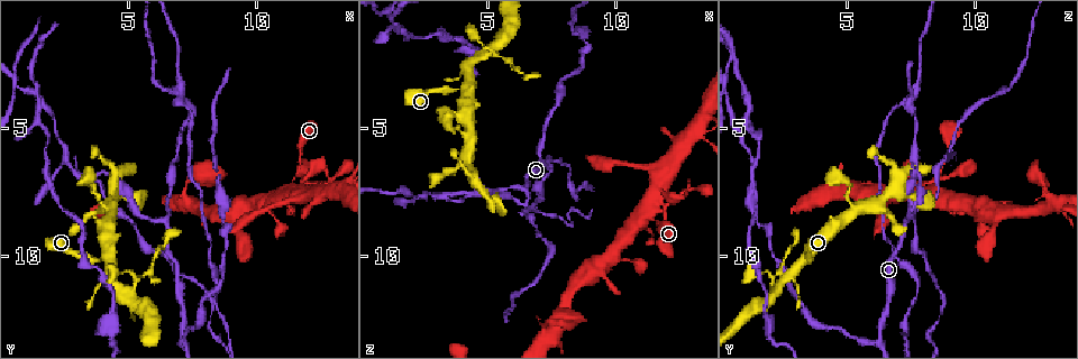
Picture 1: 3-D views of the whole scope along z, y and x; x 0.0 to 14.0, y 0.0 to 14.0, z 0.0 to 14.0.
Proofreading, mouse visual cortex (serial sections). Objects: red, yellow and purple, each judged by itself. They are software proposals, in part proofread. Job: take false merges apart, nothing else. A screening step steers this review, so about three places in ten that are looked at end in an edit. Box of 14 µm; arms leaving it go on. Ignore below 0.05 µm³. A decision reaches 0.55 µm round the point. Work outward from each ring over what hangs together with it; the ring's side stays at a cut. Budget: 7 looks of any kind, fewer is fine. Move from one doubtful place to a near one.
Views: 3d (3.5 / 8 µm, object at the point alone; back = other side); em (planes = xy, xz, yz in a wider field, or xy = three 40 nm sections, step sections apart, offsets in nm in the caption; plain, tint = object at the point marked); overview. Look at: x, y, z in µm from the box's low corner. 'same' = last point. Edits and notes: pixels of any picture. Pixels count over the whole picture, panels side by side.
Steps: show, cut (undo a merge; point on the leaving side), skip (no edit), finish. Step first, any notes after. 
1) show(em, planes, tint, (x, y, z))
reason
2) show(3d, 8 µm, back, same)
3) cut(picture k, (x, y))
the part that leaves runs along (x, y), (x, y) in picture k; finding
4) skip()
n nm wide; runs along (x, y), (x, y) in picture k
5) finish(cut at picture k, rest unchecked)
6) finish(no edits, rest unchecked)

show(3d, 3.5 µm, (4.1, 10.1, 3.4))
side arm on a straight run

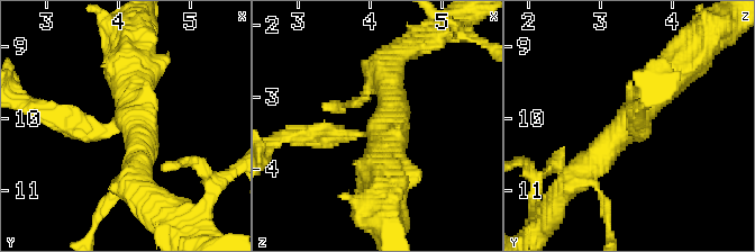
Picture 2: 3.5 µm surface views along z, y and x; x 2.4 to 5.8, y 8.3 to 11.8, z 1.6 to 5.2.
show(em, xy, step 1, tint, (4.05, 10.00, 3.45))
3 arms; arms of 300, 400, 500 nm

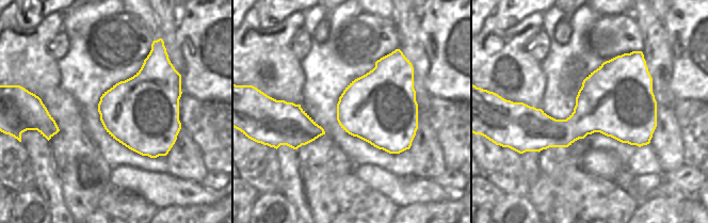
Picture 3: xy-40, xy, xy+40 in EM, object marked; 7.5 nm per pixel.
skip()
runs along (53, 116), (111, 129), (136, 105), (133, 63) in picture 2; continuous, no second cell

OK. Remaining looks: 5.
show(3d, 8 µm, (6.4, 8.7, 7.2))
a fork

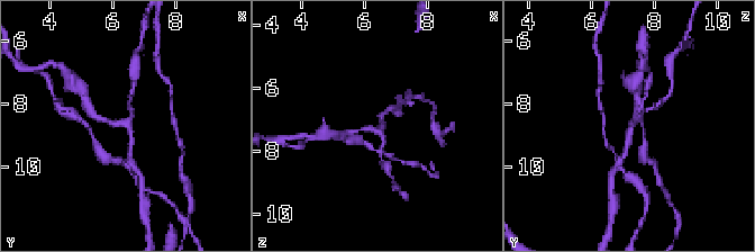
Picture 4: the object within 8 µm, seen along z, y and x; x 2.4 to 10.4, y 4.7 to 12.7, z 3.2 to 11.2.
show(em, xy, step 2, tint, (6.5, 8.7, 7.3))
3 arms; arms of 150, 150, 200 nm

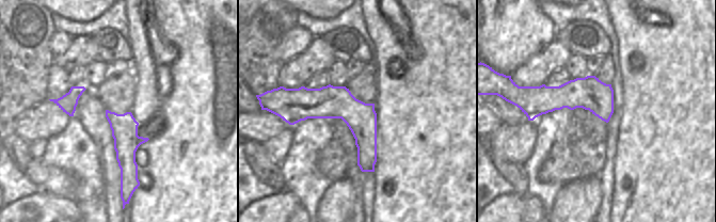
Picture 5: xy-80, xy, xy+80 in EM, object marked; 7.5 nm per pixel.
skip()
240 nm wide; runs along (130, 158), (126, 124), (97, 117) in picture 4; all the same cell

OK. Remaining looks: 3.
show(3d, 3.5 µm, (7.1, 13.2, 6.2))
three arms meet

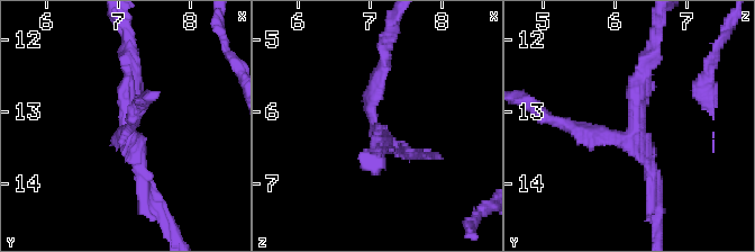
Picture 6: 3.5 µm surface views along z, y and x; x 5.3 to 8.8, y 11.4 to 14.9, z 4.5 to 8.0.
cut(picture 6, (591, 134))
the part that leaves runs along (627, 134), (575, 131), (533, 104) in picture 6; two cells meet here

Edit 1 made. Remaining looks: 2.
finish(cut at picture 6, rest unchecked)

